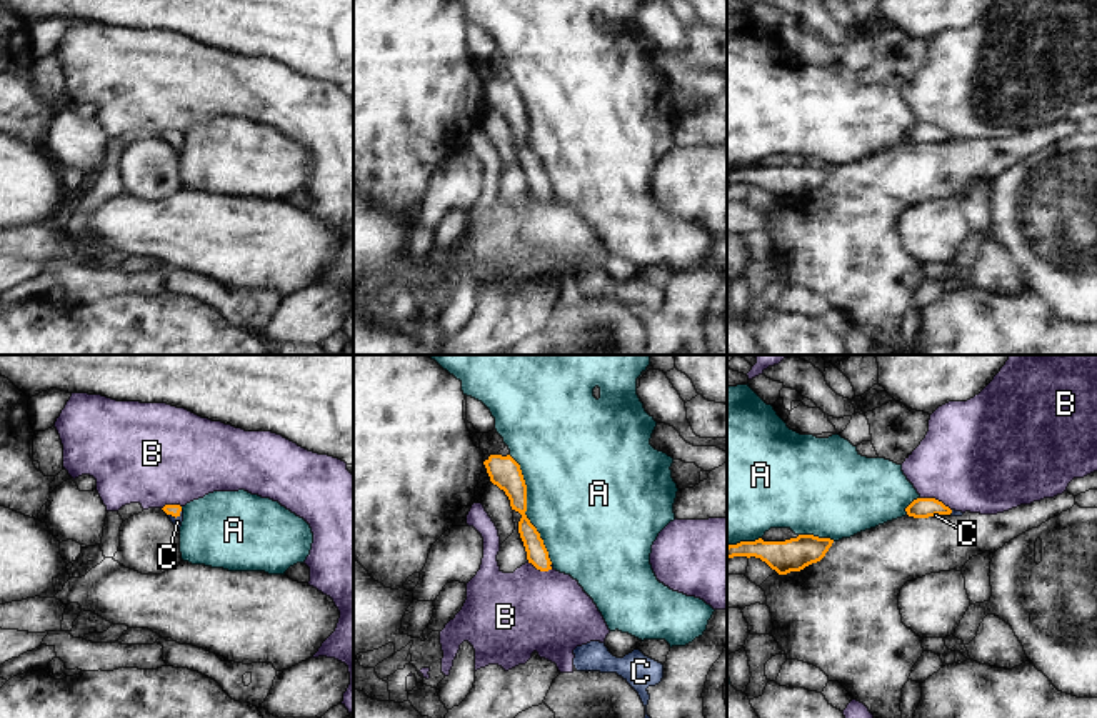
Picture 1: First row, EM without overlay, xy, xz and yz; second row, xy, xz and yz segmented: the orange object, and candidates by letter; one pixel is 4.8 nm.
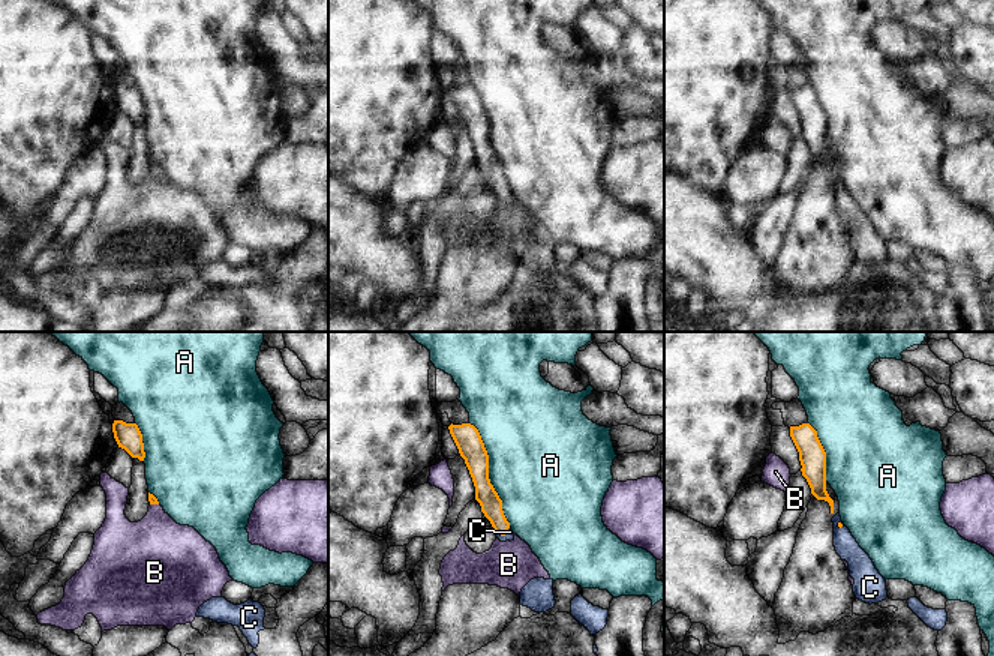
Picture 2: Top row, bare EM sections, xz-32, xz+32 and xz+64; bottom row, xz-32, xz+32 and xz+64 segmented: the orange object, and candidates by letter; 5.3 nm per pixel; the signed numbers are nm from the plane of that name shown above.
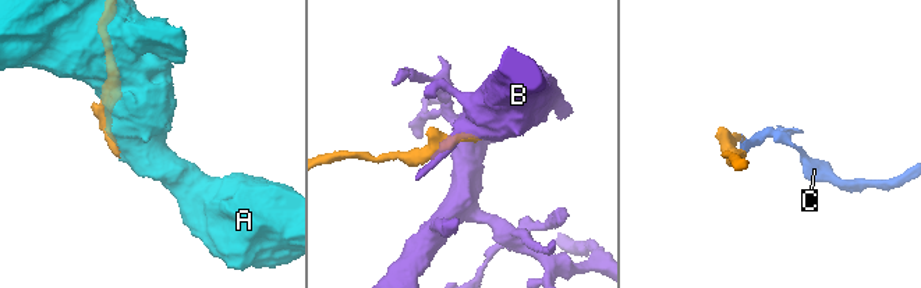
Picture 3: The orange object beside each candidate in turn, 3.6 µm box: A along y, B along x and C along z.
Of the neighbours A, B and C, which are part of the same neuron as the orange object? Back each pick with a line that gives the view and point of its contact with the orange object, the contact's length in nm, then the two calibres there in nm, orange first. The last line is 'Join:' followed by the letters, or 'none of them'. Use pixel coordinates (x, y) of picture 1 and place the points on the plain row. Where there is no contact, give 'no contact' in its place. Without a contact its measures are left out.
C: contact xy (175, 144); length 80 nm; calibres 60 and 50 nm
Join: C

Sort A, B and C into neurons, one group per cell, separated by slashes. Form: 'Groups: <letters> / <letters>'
Groups: A / B / C

